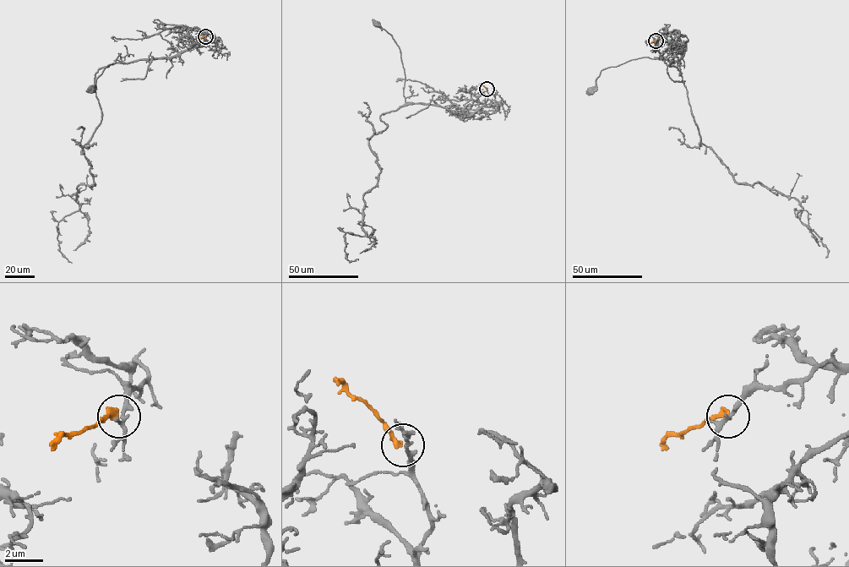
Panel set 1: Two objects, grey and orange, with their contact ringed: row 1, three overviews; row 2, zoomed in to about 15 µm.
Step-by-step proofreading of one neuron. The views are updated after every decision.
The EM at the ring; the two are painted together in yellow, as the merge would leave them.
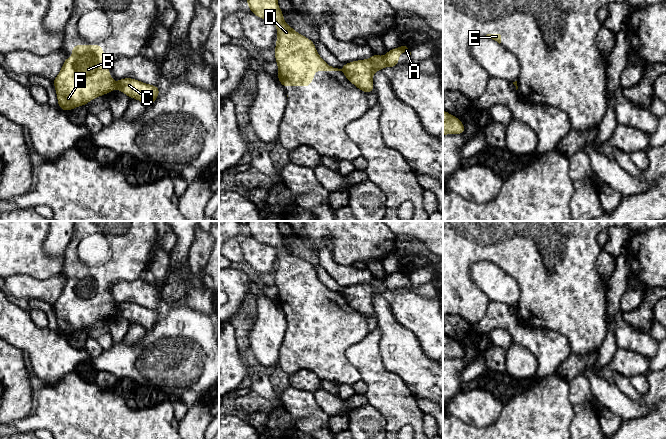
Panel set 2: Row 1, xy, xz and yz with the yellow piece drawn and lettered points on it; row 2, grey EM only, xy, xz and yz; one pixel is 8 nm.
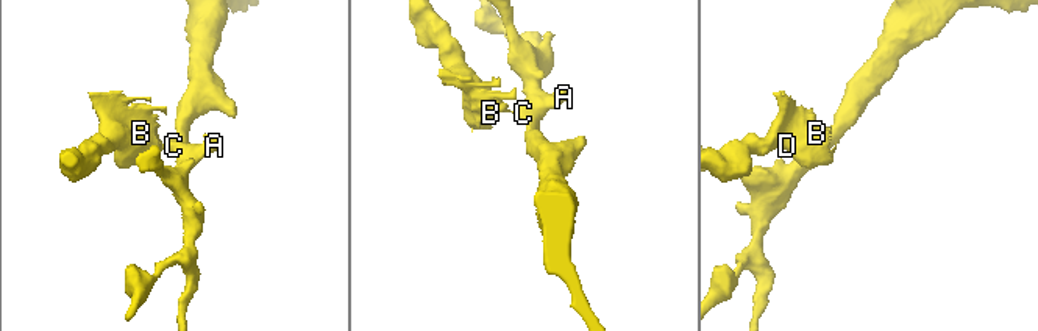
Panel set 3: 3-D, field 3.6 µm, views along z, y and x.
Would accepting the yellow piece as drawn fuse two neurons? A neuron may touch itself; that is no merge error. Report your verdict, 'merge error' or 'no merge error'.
merge error

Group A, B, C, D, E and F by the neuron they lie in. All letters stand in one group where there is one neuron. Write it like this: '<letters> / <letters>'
A C / B D E F

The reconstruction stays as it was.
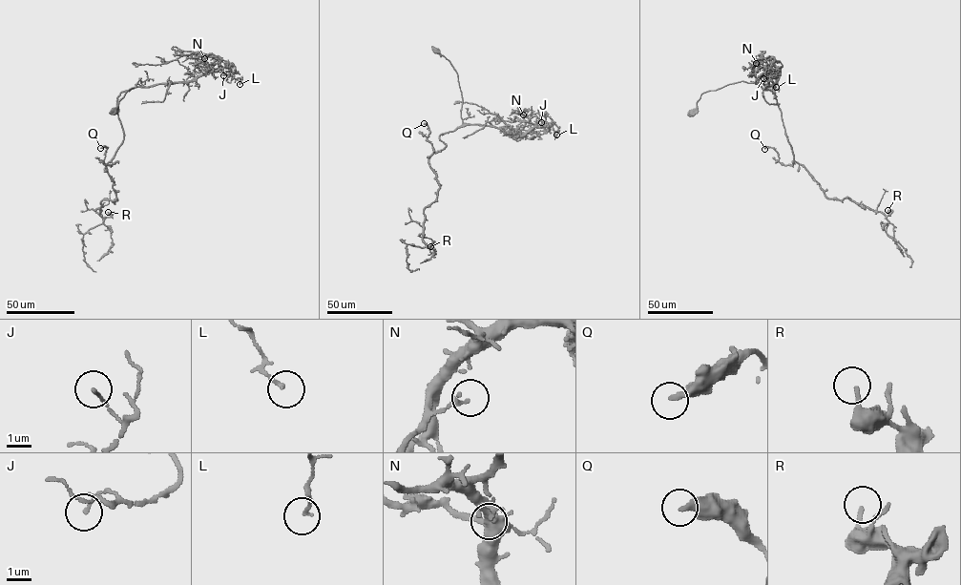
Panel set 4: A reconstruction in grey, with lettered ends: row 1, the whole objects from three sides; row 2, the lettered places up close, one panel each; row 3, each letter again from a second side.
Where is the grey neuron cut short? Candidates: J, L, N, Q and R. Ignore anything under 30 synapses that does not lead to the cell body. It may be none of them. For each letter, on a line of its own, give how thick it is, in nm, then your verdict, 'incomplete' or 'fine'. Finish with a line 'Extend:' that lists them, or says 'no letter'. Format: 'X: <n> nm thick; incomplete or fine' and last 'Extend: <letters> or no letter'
J: 120 nm thick; fine
L: 130 nm thick; fine
N: 170 nm thick; fine
Q: 280 nm thick; fine
R: 140 nm thick; fine
Extend: no letter

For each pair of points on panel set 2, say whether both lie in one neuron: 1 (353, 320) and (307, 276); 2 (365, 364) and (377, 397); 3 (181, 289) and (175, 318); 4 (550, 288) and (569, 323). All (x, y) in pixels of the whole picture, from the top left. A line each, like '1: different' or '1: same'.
1: same
2: same
3: different
4: same

